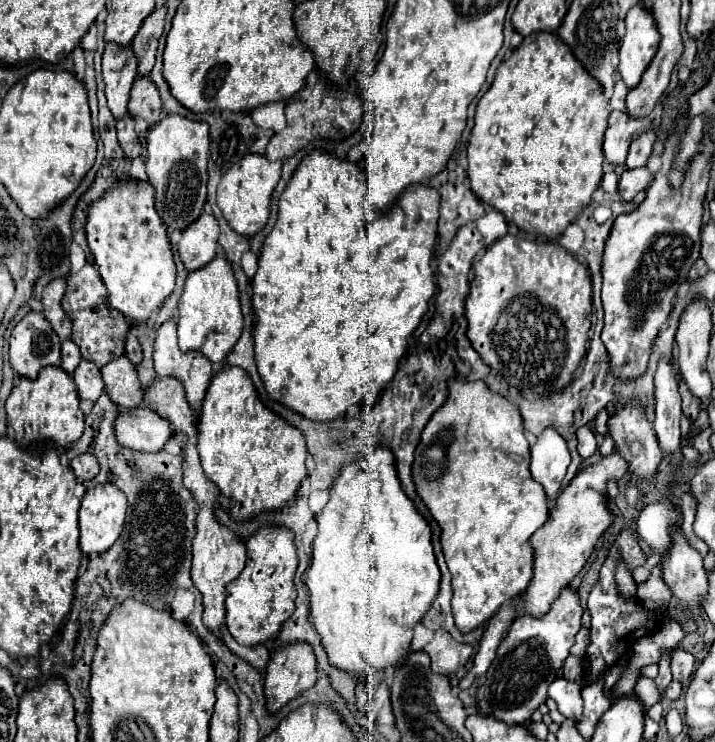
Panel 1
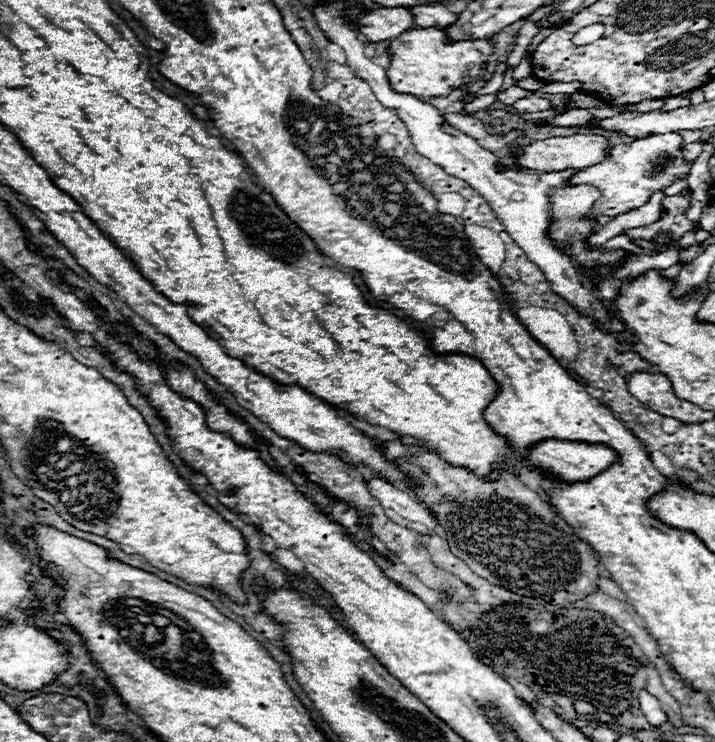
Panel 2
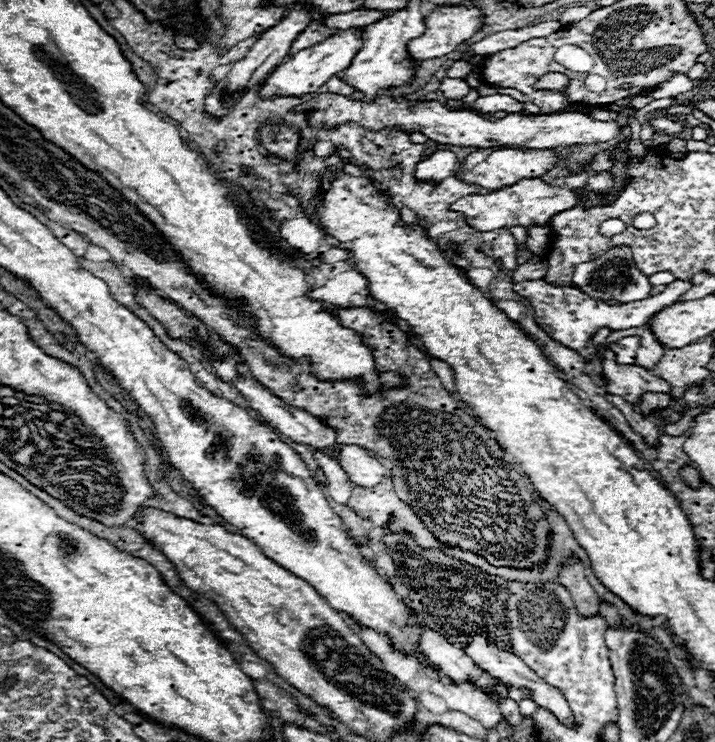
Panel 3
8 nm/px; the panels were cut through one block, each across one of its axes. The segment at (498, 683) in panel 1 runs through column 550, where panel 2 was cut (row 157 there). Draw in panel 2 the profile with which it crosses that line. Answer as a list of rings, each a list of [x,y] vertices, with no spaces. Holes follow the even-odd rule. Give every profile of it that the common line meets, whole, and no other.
[[[654,134],[630,144],[618,144],[608,150],[608,156],[590,168],[578,170],[566,184],[590,184],[596,186],[602,196],[592,206],[590,214],[598,216],[618,216],[622,212],[644,206],[656,190],[664,190],[676,178],[684,178],[690,170],[682,160],[682,136],[680,134]]]

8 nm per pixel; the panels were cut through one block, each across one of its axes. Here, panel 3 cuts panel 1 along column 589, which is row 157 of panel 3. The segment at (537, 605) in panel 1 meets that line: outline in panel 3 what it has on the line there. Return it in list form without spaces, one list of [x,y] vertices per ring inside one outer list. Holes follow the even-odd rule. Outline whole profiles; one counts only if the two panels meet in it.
[[[480,148],[472,152],[460,166],[460,172],[456,174],[468,184],[478,184],[490,190],[498,190],[504,186],[512,186],[524,178],[542,176],[544,172],[552,170],[558,162],[558,156],[554,150],[530,150],[530,148]]]

